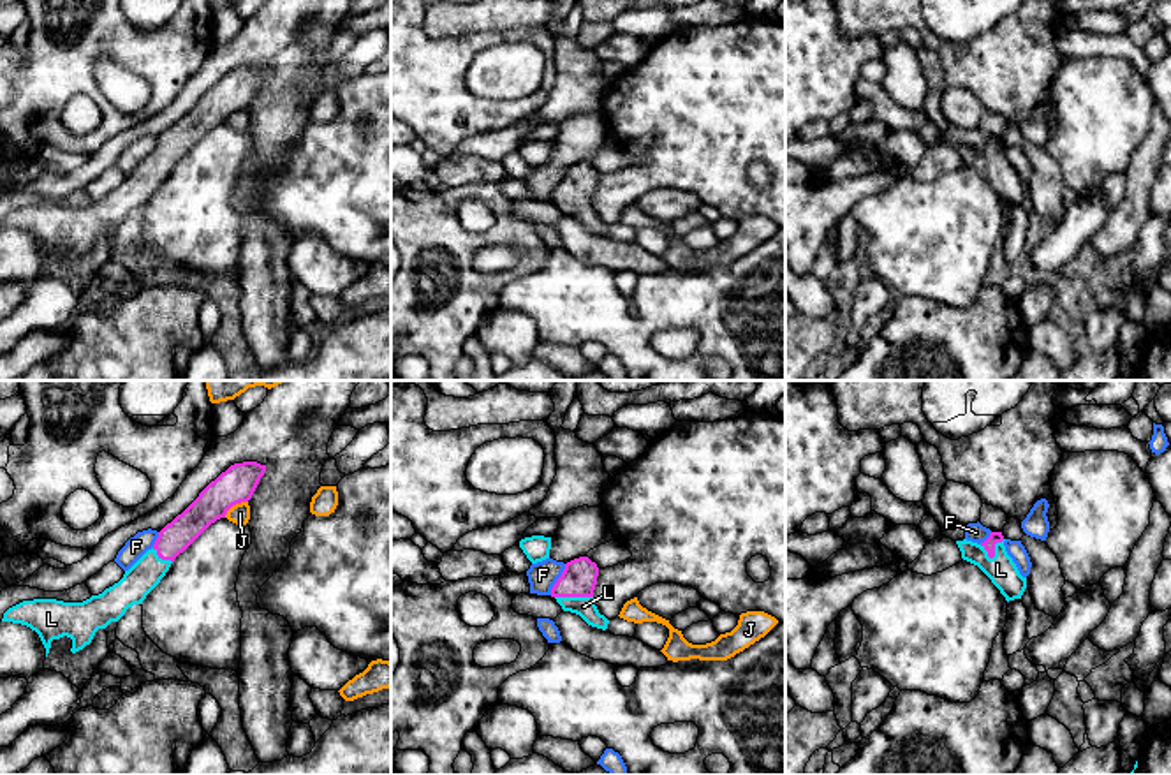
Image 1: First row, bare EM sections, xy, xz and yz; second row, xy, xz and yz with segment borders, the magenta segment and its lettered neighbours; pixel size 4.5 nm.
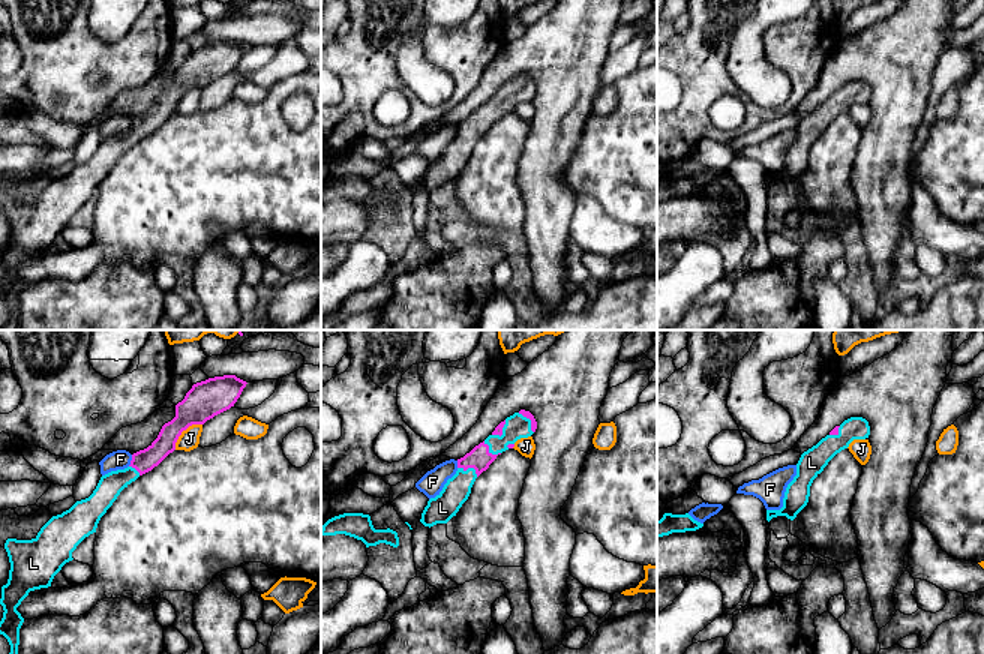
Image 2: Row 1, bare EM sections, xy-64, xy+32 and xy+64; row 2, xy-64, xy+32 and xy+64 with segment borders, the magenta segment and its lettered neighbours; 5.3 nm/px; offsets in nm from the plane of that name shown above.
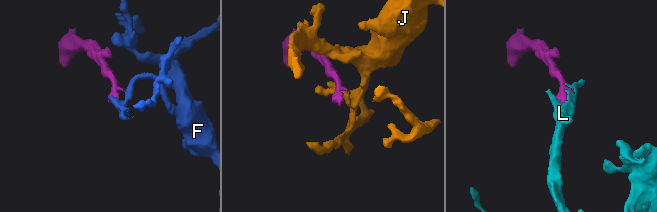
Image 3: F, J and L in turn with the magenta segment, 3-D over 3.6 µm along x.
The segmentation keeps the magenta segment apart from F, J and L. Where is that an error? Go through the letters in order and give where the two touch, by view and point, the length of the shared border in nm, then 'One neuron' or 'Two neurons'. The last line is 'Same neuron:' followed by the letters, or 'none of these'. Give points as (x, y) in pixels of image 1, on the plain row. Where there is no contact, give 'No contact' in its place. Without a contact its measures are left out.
F: Touches magenta at xz (557, 185). Shared border 160 nm. Two neurons
J: Touches magenta at xy (235, 110). Shared border 130 nm. Two neurons
L: Touches magenta at yz (994, 159). Shared border 120 nm. One neuron
Same neuron: L

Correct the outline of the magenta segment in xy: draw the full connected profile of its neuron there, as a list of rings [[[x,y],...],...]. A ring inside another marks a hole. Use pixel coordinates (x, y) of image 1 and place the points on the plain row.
[[[257,67],[231,70],[181,120],[162,134],[153,153],[102,199],[83,208],[23,206],[9,213],[2,227],[21,229],[35,236],[46,254],[46,262],[51,247],[63,241],[72,245],[72,259],[83,255],[92,248],[99,234],[118,227],[129,213],[141,210],[166,181],[174,164],[211,129],[225,123],[232,111],[248,107],[264,78],[266,70]]]

